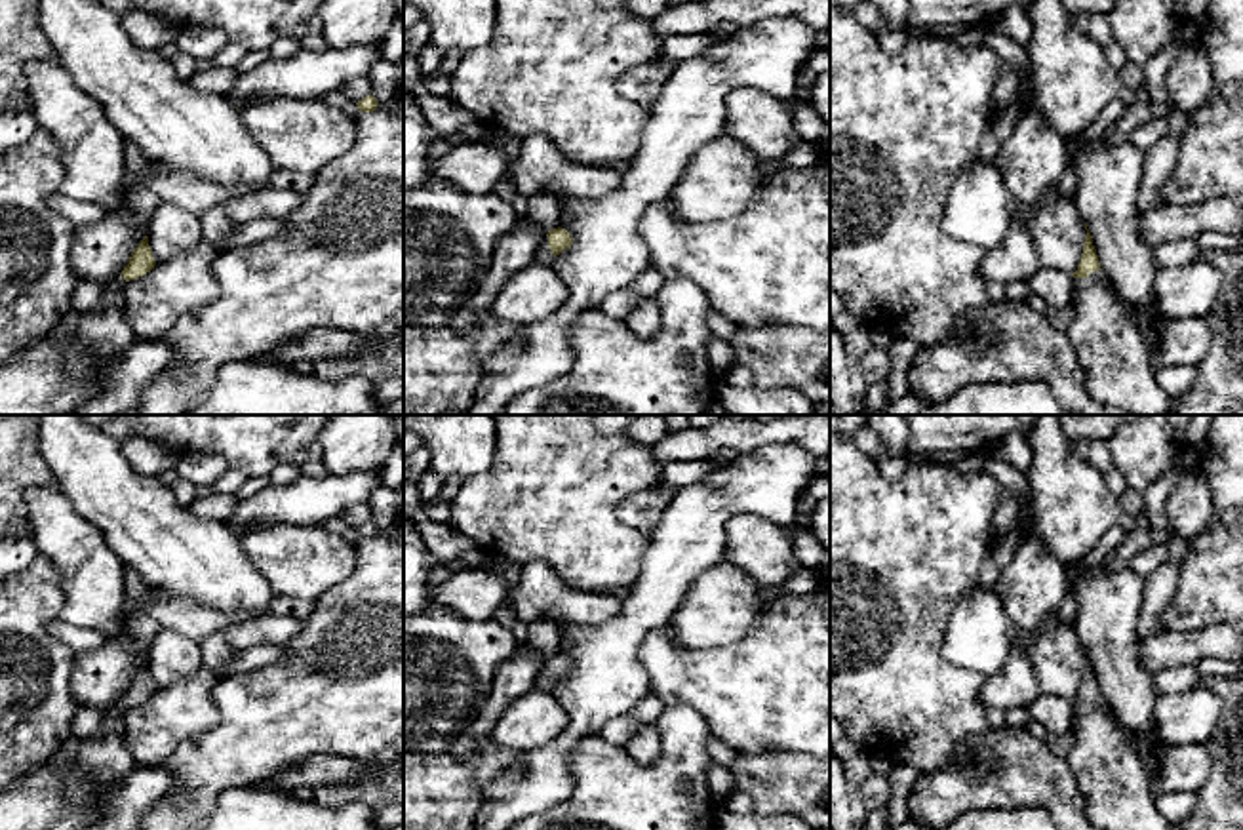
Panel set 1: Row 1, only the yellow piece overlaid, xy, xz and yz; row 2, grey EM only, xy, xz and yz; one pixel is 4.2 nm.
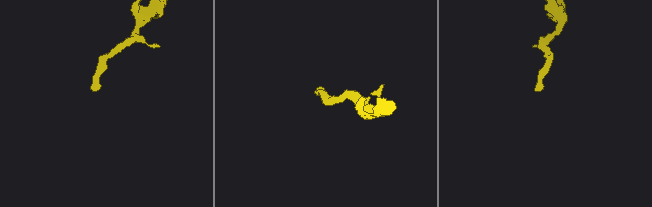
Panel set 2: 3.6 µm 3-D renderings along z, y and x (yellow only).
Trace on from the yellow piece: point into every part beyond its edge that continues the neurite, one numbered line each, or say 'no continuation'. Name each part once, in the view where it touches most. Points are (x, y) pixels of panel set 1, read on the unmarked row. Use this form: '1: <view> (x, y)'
1: yz (1116, 787)

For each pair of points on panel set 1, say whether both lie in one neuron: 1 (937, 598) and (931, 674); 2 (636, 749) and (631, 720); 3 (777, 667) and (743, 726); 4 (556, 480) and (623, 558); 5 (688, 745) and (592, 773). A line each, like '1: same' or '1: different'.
1: same
2: different
3: same
4: same
5: same

